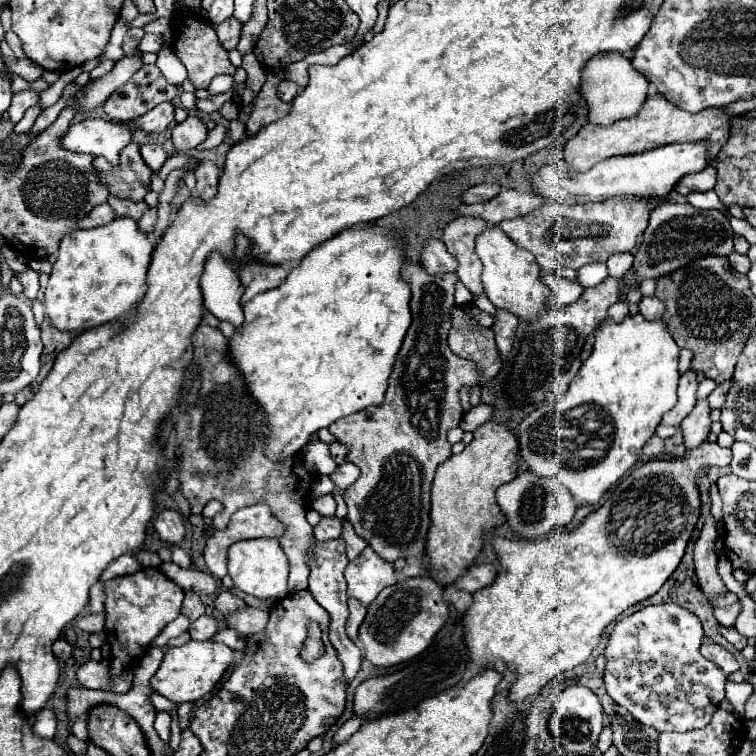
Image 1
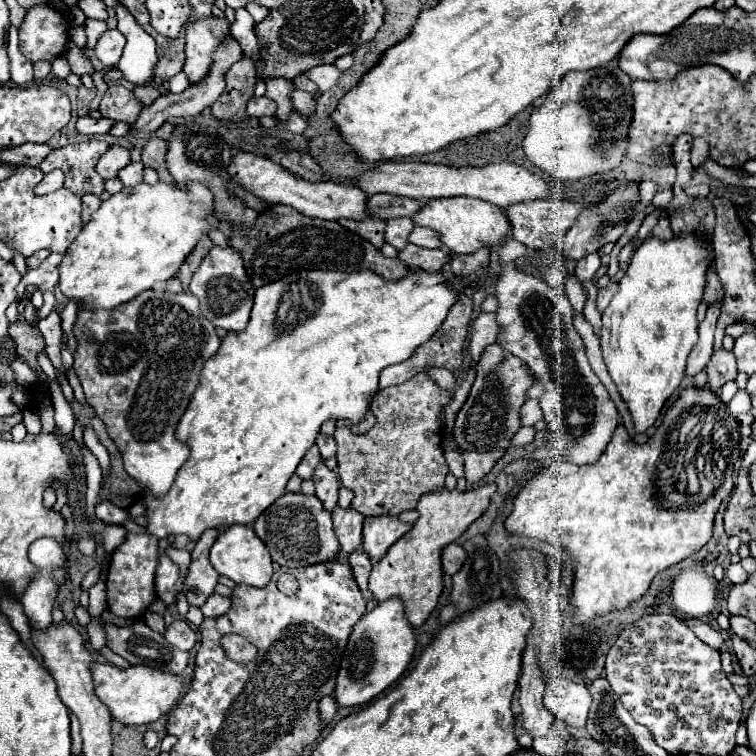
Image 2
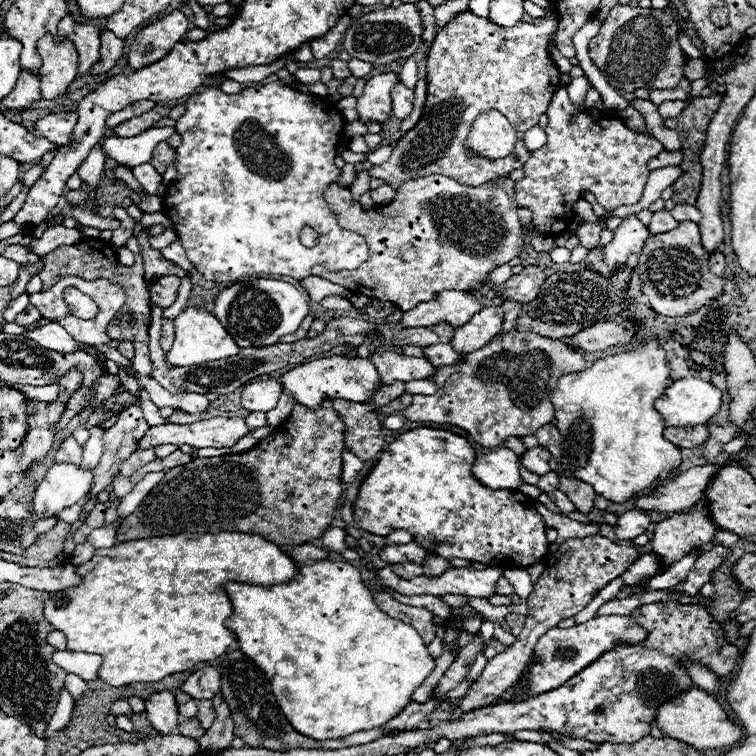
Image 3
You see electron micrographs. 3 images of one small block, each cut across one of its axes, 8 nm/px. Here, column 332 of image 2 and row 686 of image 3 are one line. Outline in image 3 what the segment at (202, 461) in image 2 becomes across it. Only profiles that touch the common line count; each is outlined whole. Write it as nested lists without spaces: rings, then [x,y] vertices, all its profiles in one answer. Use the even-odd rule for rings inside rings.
[[[316,560],[314,566],[300,564],[288,584],[254,586],[228,582],[224,588],[234,610],[226,620],[226,628],[236,634],[238,648],[270,678],[282,714],[302,736],[336,740],[360,730],[384,726],[410,704],[412,692],[434,670],[434,658],[428,654],[420,634],[410,624],[382,612],[364,586],[360,572],[348,562]]]

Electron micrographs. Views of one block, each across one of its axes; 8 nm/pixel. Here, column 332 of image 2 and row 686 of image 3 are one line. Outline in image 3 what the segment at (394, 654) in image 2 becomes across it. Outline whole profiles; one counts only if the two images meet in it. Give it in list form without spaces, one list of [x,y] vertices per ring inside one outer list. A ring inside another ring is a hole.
[[[696,686],[662,702],[658,706],[658,714],[656,714],[654,724],[666,736],[674,736],[676,740],[686,740],[686,744],[694,746],[696,750],[734,746],[742,738],[742,730],[728,720],[726,712],[720,708],[720,704],[714,700],[714,696],[708,692],[702,692]]]

